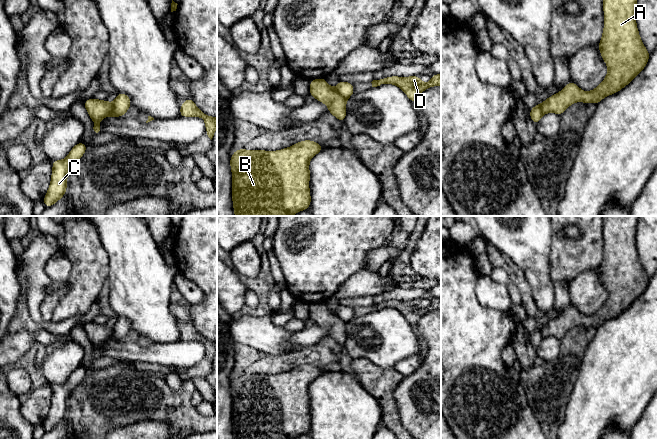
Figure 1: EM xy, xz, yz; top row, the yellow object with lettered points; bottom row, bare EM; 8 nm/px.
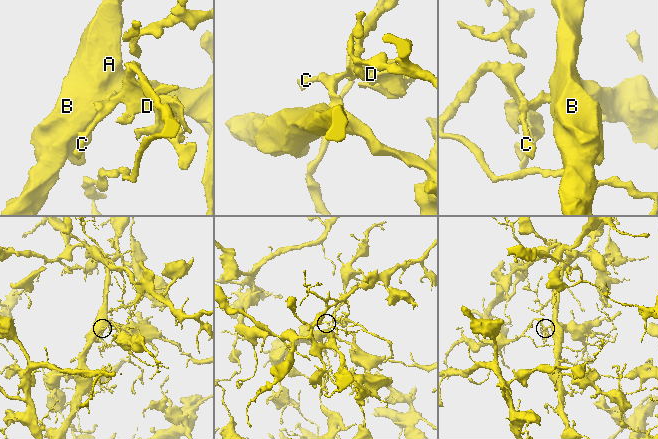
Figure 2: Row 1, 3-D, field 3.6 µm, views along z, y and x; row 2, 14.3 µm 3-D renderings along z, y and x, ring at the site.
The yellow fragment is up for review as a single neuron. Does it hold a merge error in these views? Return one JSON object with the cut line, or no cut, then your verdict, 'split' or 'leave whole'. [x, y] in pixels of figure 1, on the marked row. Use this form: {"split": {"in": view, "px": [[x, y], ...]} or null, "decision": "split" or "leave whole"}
{"split": {"in": "xz", "px": [[335, 89], [346, 98]]}, "decision": "split"}

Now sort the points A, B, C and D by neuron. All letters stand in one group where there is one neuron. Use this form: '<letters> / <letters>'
A B / C D

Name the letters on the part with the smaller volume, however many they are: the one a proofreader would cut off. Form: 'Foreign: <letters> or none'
Foreign: C, D

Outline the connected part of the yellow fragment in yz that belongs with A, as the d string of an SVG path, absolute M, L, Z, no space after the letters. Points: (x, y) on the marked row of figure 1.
M603 0L604 30L598 44L600 54L608 66L604 81L590 92L582 91L570 81L559 93L548 97L542 103L543 114L553 112L562 115L574 102L598 104L603 98L615 94L627 86L646 66L650 53L643 45L636 23L637 0Z

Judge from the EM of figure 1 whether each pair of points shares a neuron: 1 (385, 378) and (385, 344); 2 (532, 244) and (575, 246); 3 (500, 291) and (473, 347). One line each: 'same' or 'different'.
1: different
2: different
3: different

